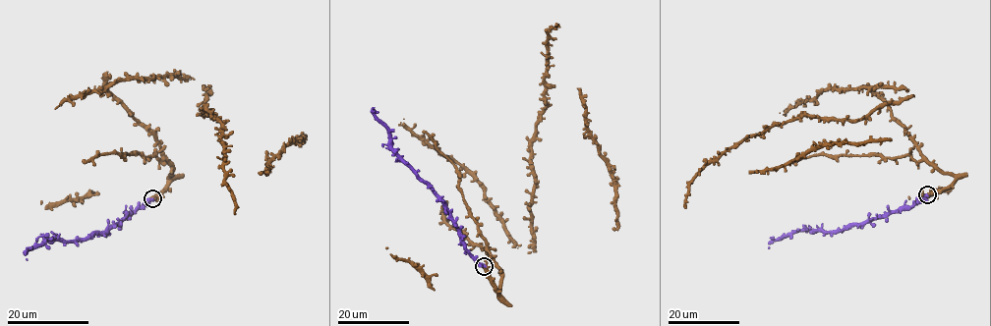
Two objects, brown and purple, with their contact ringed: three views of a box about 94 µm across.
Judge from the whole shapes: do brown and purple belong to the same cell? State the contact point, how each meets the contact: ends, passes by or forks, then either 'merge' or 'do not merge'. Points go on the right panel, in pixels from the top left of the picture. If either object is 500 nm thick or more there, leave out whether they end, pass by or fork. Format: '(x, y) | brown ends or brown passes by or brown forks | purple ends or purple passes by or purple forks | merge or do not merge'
(927, 194) | brown forks | purple passes by | merge

